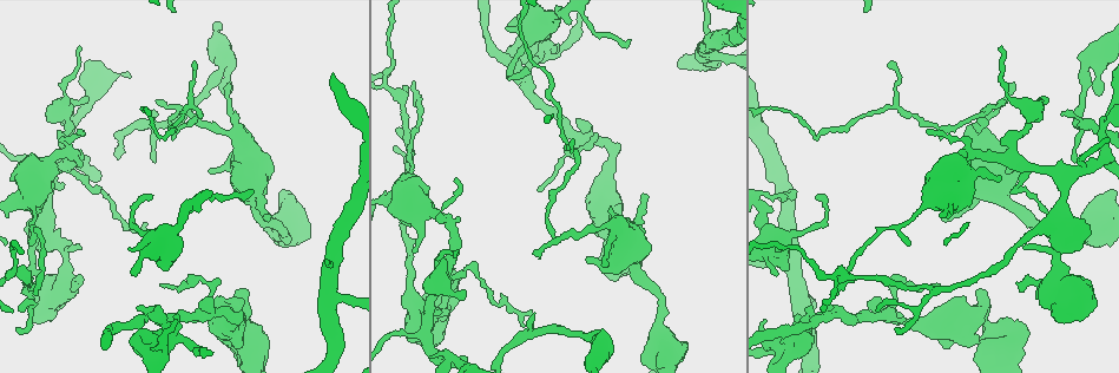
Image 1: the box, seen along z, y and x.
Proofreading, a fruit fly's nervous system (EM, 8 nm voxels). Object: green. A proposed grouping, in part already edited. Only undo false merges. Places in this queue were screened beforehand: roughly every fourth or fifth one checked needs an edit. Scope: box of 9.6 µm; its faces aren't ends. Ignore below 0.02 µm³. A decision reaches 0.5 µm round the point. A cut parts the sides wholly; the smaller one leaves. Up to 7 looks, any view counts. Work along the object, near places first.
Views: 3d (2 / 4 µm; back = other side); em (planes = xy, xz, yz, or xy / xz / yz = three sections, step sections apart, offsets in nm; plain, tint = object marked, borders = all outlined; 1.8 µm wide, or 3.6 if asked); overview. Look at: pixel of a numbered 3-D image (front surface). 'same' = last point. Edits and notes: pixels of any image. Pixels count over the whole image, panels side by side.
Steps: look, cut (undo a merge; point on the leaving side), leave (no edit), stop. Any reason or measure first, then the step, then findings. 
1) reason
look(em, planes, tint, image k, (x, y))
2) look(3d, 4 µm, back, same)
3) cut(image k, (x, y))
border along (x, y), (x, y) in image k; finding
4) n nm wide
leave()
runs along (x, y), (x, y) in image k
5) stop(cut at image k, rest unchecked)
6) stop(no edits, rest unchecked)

calibre changes
look(em, 3.6 µm, planes, tint, image 1, (967, 154))

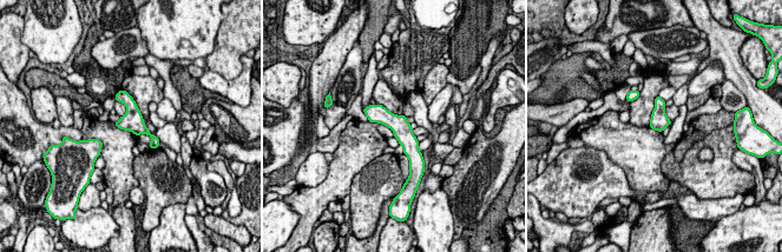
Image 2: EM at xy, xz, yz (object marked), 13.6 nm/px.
leave()
runs along (119, 94), (156, 144) in image 2; one cell here

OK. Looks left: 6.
three-way junction
look(3d, 4 µm, image 1, (607, 351))

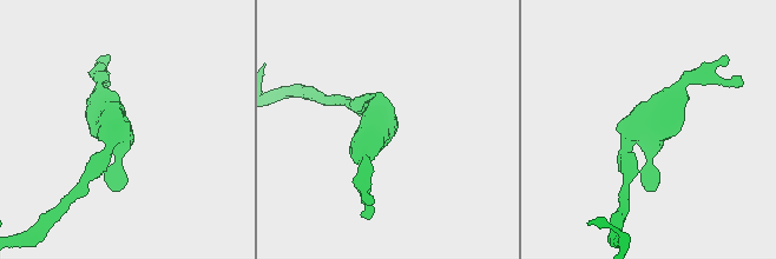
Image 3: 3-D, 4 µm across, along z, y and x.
now the EM
look(em, planes, tint, image 3, (652, 140))

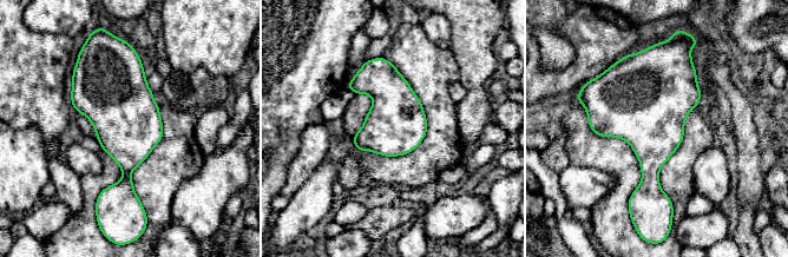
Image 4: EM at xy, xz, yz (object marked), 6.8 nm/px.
leave()
continuous, no second cell

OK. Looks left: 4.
abrupt turn
look(em, xz, step 16, tint, image 1, (210, 311))

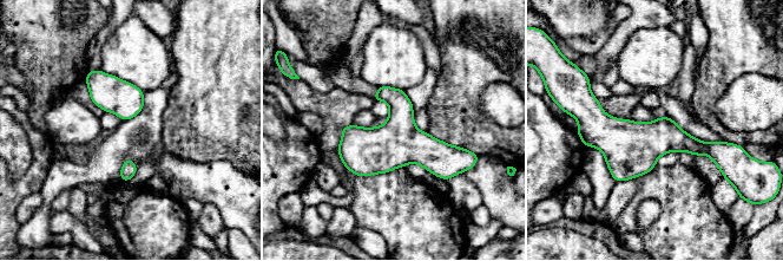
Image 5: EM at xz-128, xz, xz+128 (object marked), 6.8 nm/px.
another direction
look(em, planes, borders, same)

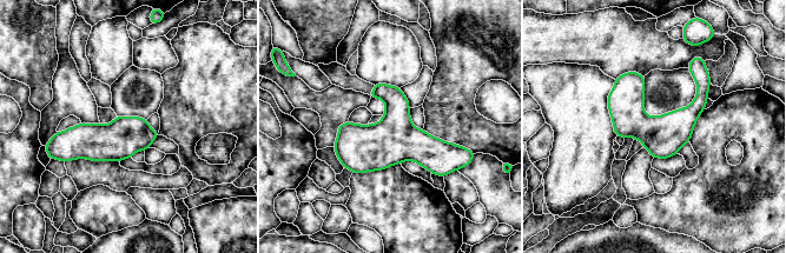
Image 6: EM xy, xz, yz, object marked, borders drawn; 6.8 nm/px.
leave()
runs along (154, 134), (57, 139) in image 6; continuous, no second cell

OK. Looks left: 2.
stop(no edits, rest unchecked)

